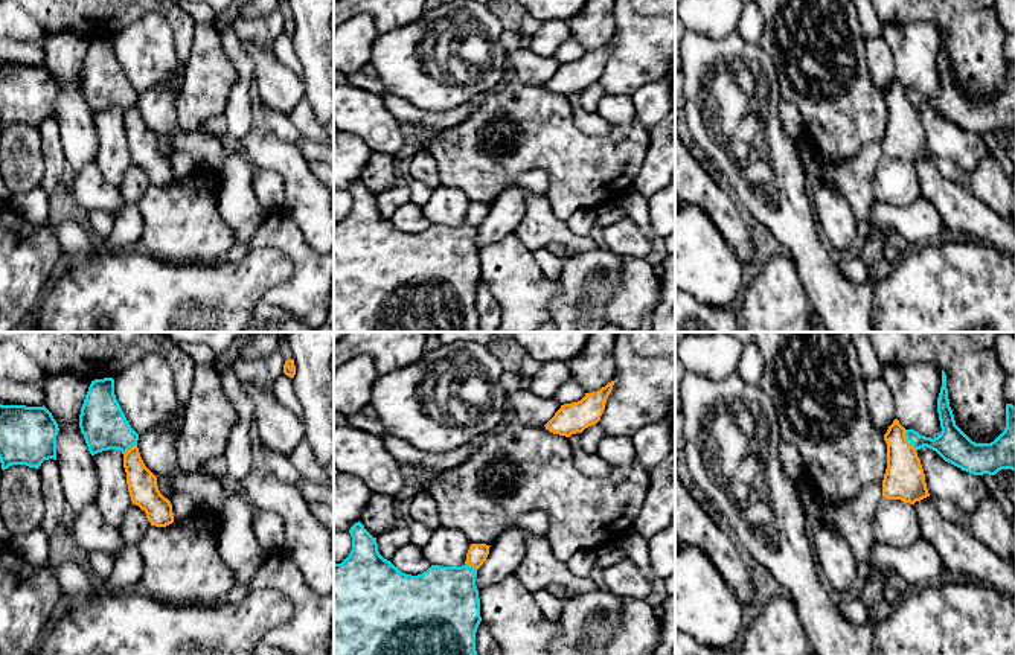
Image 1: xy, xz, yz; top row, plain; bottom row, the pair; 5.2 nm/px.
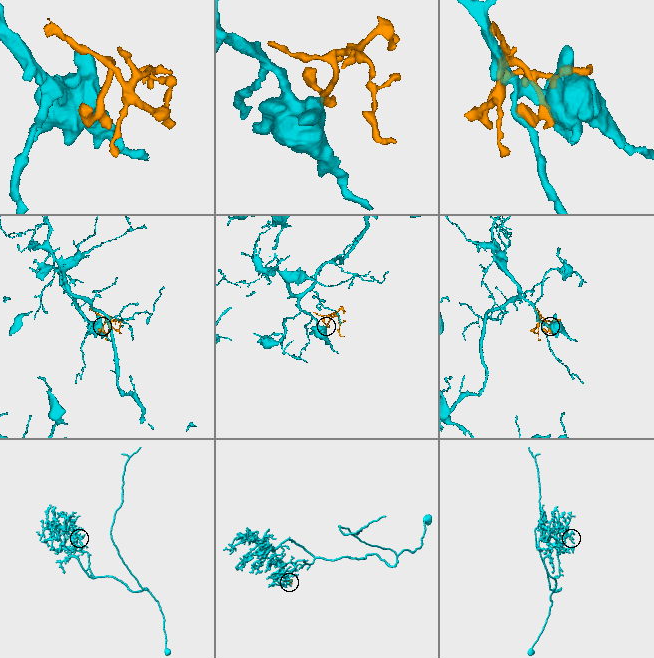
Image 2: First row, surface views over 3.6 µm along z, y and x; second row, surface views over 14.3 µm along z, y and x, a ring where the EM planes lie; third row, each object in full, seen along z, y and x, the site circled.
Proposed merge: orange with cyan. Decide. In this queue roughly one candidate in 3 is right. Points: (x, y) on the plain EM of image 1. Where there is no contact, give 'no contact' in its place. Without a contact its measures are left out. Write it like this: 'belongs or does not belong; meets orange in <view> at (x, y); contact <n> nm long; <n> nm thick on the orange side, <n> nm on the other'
does not belong; meets orange in yz at (907, 99); contact 130 nm long; 220 nm thick on the orange side, 180 nm on the other

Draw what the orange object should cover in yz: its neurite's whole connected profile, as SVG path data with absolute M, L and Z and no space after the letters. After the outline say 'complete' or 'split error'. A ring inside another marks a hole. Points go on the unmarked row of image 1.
M898 78L884 93L887 102L887 128L882 139L882 155L914 163L930 155L925 133L916 108L905 96Z; complete

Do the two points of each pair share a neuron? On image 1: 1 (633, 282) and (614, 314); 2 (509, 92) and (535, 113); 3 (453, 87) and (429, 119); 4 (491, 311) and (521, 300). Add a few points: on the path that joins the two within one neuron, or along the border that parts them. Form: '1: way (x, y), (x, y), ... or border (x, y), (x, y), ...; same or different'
1: way (633, 290), (633, 296), (622, 306); same
2: way (515, 96), (529, 108); same
3: border (401, 98), (427, 111), (447, 111), (468, 101); different
4: border (482, 279), (499, 303), (502, 316); different

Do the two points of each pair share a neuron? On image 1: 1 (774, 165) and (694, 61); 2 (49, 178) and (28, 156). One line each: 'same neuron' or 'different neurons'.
1: same neuron
2: different neurons

